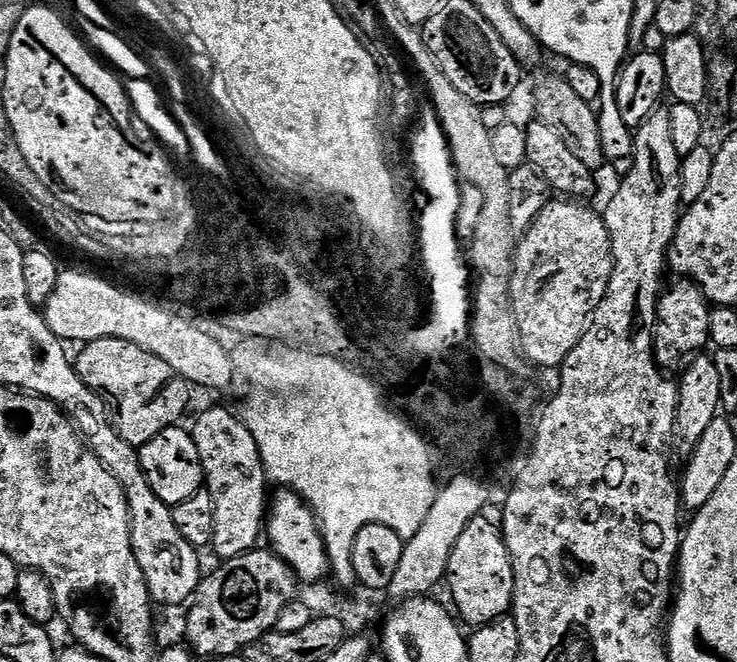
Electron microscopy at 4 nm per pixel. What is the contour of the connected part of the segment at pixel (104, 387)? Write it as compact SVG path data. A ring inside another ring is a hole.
M118 337L98 338L85 343L80 353L75 353L74 363L76 372L82 382L87 384L101 400L108 406L110 419L116 428L116 433L122 442L130 442L130 446L139 450L150 438L158 438L158 434L167 428L175 428L181 423L184 411L188 408L188 390L190 384L187 380L174 378L170 365L162 358L140 349L134 342L124 341Z

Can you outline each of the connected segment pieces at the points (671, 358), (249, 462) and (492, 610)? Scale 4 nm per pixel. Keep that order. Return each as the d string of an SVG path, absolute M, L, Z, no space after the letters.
M677 279L672 289L661 291L656 308L656 327L653 330L653 358L657 366L667 374L679 374L687 368L695 356L705 351L710 344L709 297L689 279Z
M224 408L206 409L197 418L196 425L191 425L190 431L194 446L198 446L205 485L210 498L214 498L211 551L216 551L221 561L238 558L259 545L256 543L262 540L266 528L266 501L269 499L270 481L258 454L258 442L254 442L254 434L250 434L243 419Z
M487 515L476 516L462 530L462 538L458 538L458 546L454 546L454 554L450 554L448 563L448 574L446 585L448 592L452 595L452 600L456 603L454 612L465 625L469 624L469 629L481 628L484 624L494 622L500 616L507 616L512 610L512 599L514 598L514 566L508 553L508 547L504 541L504 533L501 525L492 520L487 520Z

